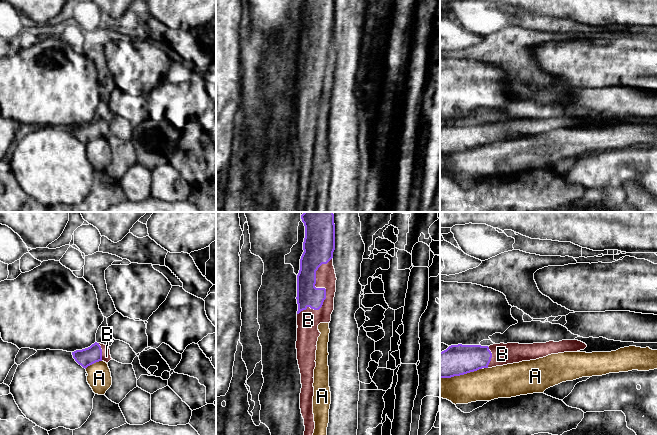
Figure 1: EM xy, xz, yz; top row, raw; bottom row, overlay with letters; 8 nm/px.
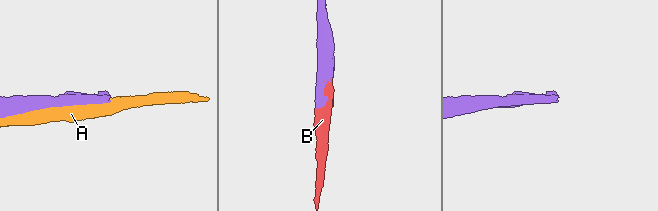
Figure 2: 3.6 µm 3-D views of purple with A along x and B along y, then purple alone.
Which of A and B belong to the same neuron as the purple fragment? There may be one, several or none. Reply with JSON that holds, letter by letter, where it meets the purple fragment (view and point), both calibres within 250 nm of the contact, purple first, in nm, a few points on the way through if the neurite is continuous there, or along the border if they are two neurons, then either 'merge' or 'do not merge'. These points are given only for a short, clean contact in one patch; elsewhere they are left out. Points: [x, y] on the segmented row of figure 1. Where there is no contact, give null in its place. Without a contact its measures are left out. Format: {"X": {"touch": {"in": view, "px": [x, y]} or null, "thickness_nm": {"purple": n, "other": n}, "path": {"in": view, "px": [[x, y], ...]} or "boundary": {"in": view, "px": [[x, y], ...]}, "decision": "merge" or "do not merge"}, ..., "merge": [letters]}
{"A": {"touch": {"in": "yz", "px": [460, 374]}, "thickness_nm": {"purple": 240, "other": 260}, "decision": "do not merge"}, "B": {"touch": {"in": "xz", "px": [325, 289]}, "thickness_nm": {"purple": 180, "other": 160}, "decision": "merge"}, "merge": ["B"]}

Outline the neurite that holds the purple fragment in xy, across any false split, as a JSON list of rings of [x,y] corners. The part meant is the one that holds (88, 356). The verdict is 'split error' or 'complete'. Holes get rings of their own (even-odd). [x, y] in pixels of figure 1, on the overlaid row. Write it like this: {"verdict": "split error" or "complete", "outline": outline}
{"verdict": "split error", "outline": [[[97,342],[88,348],[72,352],[72,355],[75,361],[85,369],[96,362],[108,363],[112,360],[109,346]]]}

